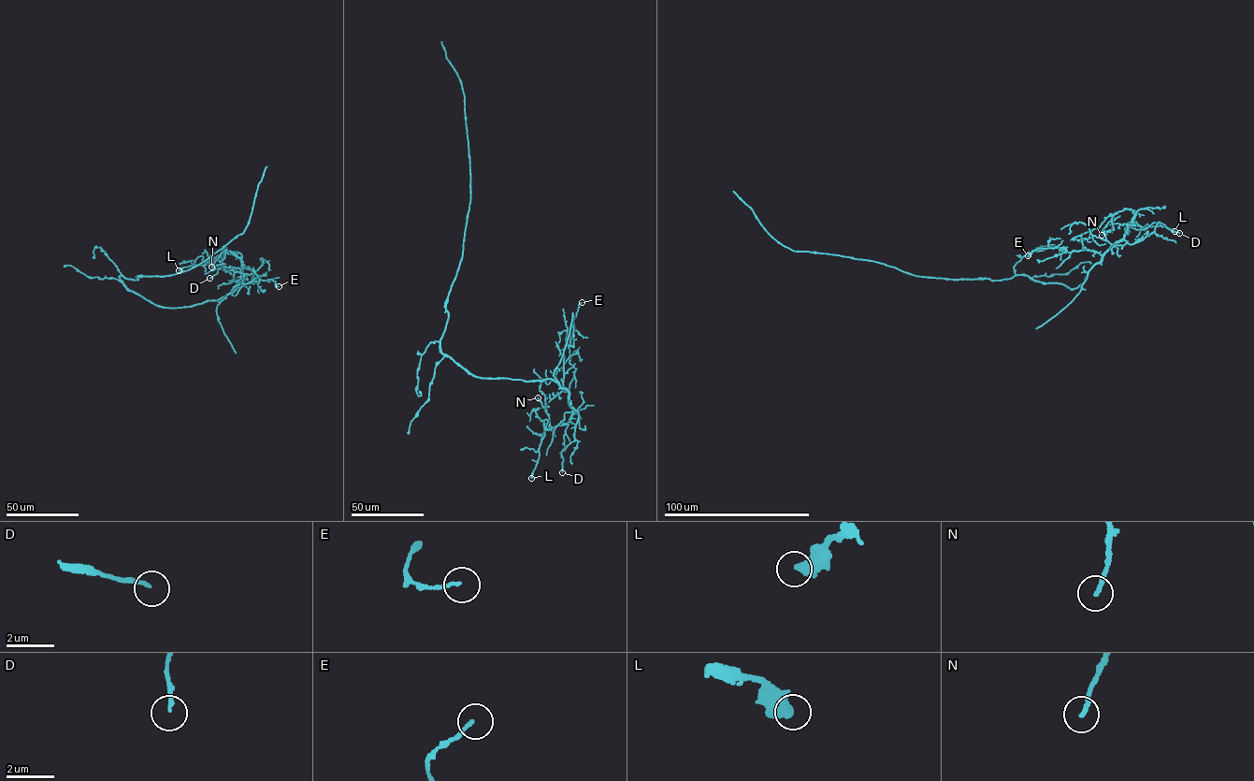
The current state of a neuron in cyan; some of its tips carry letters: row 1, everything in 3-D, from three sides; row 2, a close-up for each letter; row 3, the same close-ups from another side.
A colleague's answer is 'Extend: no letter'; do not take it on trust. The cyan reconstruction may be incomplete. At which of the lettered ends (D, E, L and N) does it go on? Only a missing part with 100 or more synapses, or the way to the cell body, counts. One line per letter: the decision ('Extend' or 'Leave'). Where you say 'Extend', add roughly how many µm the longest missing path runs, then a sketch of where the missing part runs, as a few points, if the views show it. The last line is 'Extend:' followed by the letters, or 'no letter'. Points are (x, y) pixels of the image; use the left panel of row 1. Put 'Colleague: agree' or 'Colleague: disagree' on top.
Colleague: agree
D: Leave
E: Leave
L: Leave
N: Leave
Extend: no letter

